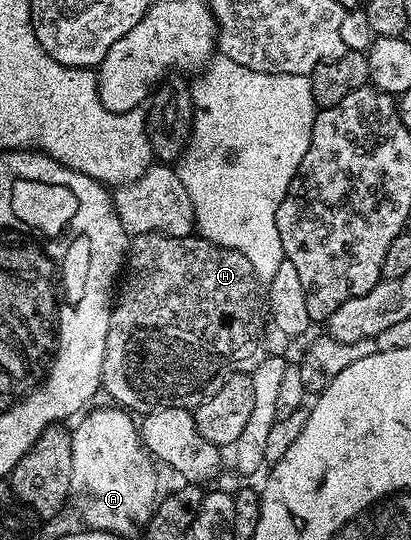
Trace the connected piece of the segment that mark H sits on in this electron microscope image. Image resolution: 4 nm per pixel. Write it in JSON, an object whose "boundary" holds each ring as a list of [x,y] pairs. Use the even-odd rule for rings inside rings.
{"boundary":[[[161,232],[133,235],[126,255],[124,277],[121,279],[120,289],[117,291],[116,301],[113,303],[108,320],[108,340],[104,340],[102,390],[110,397],[107,399],[138,416],[152,412],[156,408],[184,408],[193,411],[204,400],[216,396],[216,392],[220,392],[220,384],[224,384],[224,380],[230,375],[250,374],[268,356],[266,345],[268,318],[264,313],[263,295],[261,293],[258,295],[258,289],[260,283],[254,274],[252,264],[248,264],[248,256],[240,252],[218,246],[201,236],[177,238]]]}

